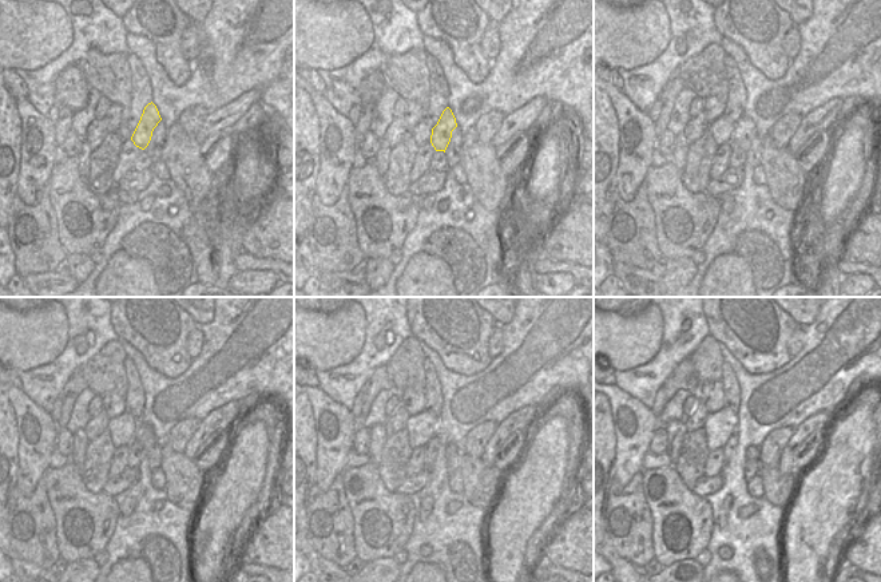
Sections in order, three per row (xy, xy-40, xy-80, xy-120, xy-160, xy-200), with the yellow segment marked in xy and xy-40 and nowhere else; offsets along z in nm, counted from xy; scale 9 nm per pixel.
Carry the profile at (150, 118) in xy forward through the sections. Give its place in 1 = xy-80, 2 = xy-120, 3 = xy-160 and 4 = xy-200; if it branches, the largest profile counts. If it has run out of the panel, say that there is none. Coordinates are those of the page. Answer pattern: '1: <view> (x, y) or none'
1: xy-80 (745, 130)
2: xy-120 (145, 435)
3: xy-160 (452, 448)
4: xy-200 (751, 452)

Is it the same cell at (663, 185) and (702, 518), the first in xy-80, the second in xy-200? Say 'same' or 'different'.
same

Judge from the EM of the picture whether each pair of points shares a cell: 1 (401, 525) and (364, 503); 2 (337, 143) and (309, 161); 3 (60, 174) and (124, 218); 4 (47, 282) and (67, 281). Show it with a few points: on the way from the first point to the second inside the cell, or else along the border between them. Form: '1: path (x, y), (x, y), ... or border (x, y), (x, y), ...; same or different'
1: path (392, 519), (383, 518), (373, 509); same
2: border (320, 122), (320, 167), (314, 185); different
3: border (118, 208), (116, 224), (104, 242); different
4: path (52, 282), (62, 282); same

